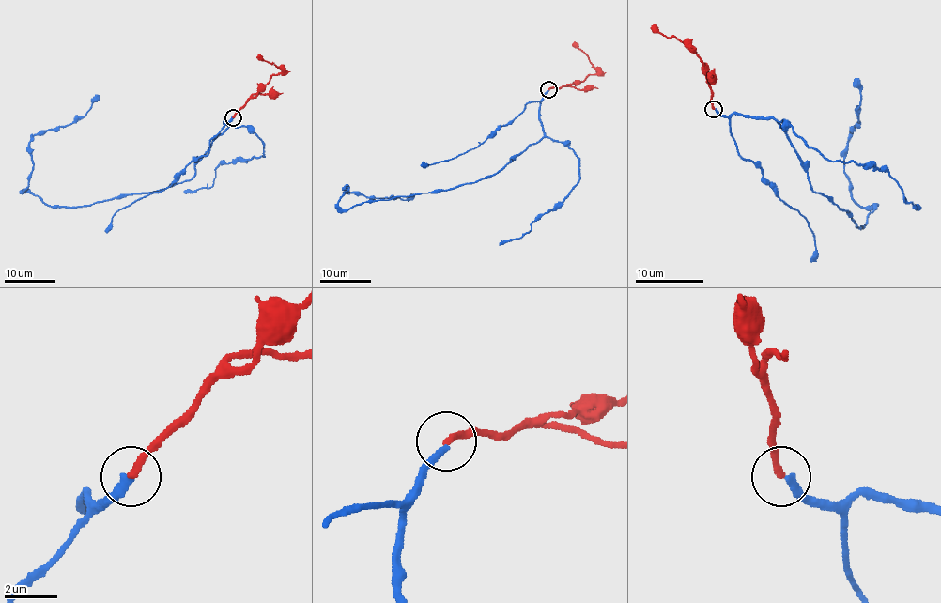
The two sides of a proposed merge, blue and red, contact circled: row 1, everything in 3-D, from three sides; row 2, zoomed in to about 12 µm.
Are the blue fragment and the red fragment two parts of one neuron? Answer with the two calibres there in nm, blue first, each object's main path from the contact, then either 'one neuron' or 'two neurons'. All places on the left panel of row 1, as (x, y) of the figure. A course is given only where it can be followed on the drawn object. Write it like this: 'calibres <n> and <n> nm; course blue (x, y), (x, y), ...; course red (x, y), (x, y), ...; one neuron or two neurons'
calibres 280 and 260 nm; course blue (233, 117), (189, 180), (74, 208), (51, 206), (24, 192), (33, 165), (29, 142), (75, 123), (99, 95); course red (233, 117), (272, 75), (281, 71), (273, 63), (265, 61), (259, 55); two neurons

